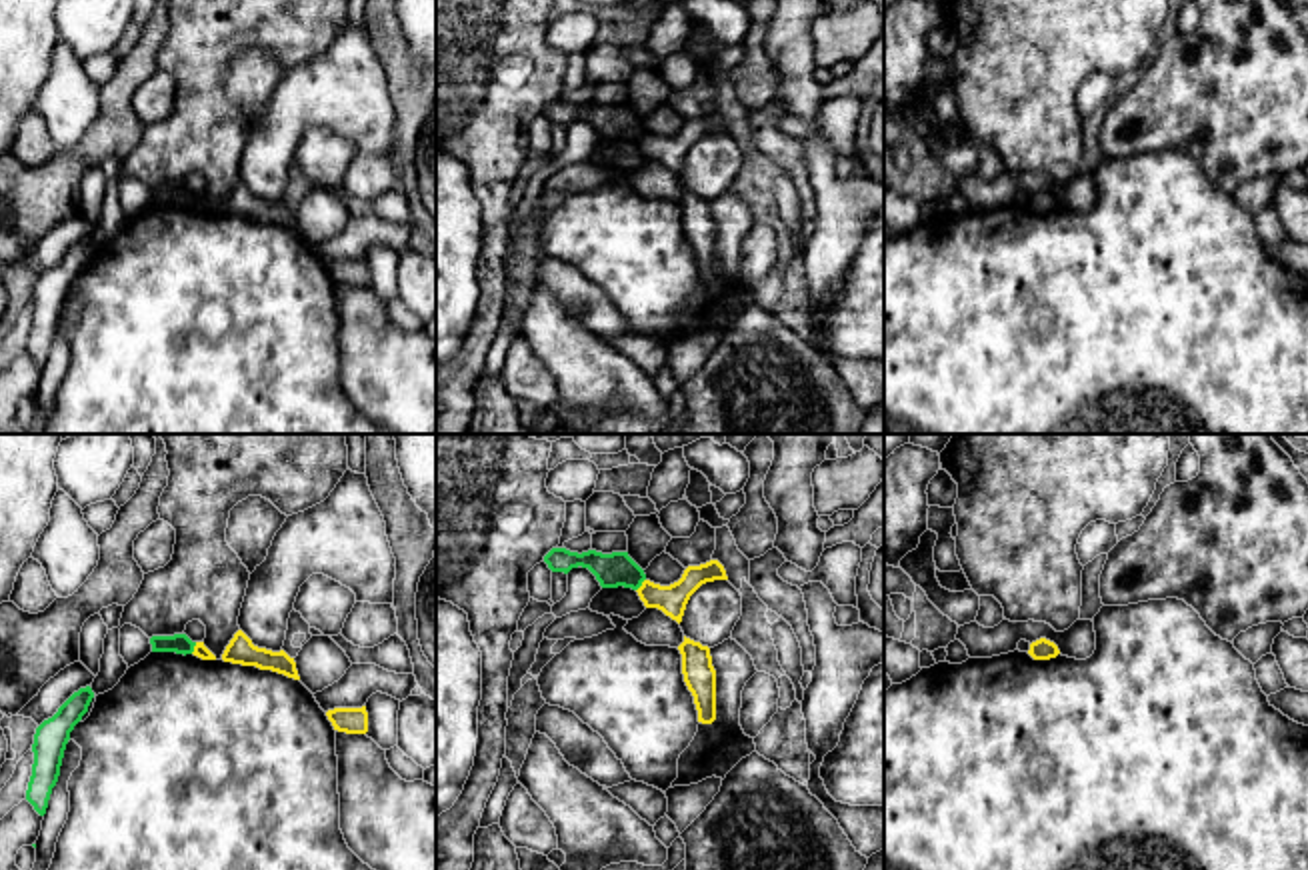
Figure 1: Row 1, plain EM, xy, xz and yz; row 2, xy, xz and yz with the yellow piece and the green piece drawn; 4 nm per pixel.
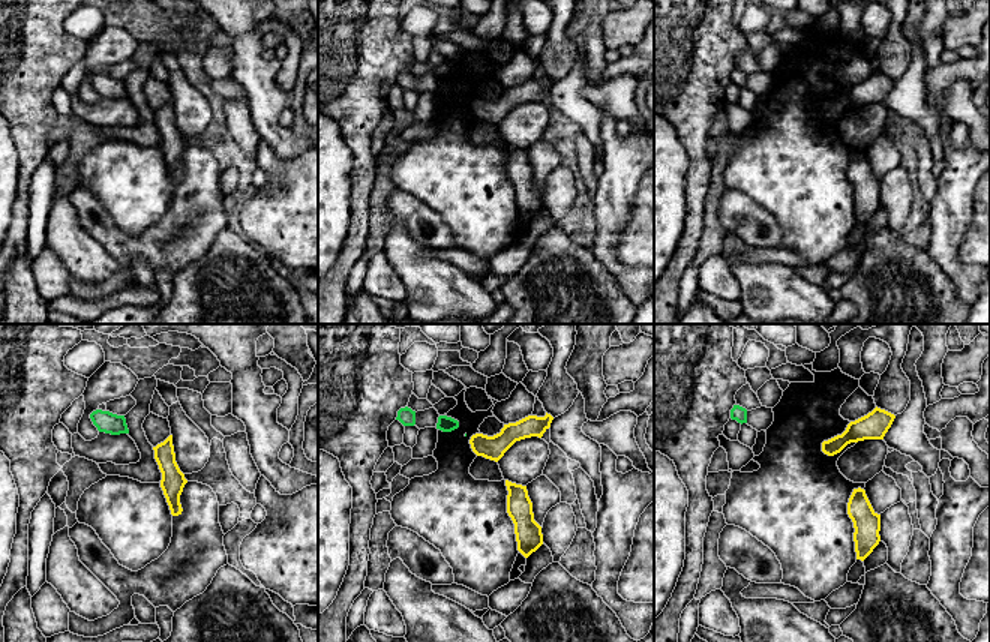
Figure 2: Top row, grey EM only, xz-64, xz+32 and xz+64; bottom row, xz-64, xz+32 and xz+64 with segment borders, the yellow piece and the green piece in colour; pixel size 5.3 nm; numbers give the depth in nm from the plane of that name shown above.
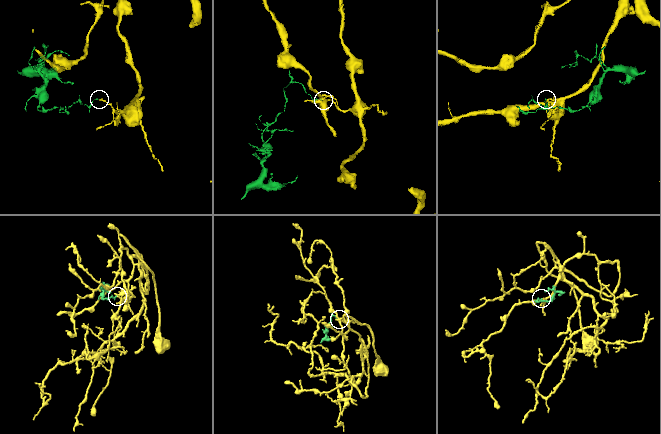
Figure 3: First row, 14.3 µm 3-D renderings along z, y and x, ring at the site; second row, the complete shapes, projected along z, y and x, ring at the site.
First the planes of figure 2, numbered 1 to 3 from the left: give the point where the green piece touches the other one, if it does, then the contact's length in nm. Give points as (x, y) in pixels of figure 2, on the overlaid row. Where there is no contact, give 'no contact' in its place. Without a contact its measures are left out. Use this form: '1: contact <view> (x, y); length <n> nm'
1: no contact
2: no contact
3: no contact

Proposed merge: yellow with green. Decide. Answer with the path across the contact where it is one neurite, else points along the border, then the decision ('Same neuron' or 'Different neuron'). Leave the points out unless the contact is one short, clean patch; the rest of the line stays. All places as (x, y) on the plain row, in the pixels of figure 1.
Boundary: xy (196, 194), (190, 204). Different neuron

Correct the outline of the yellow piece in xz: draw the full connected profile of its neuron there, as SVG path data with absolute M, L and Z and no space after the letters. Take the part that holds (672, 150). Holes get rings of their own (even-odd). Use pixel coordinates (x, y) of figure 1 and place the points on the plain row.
M710 112L700 118L688 118L682 130L670 138L644 132L636 144L646 160L658 160L680 176L690 148L702 136L714 132L728 132L726 122L718 112Z

